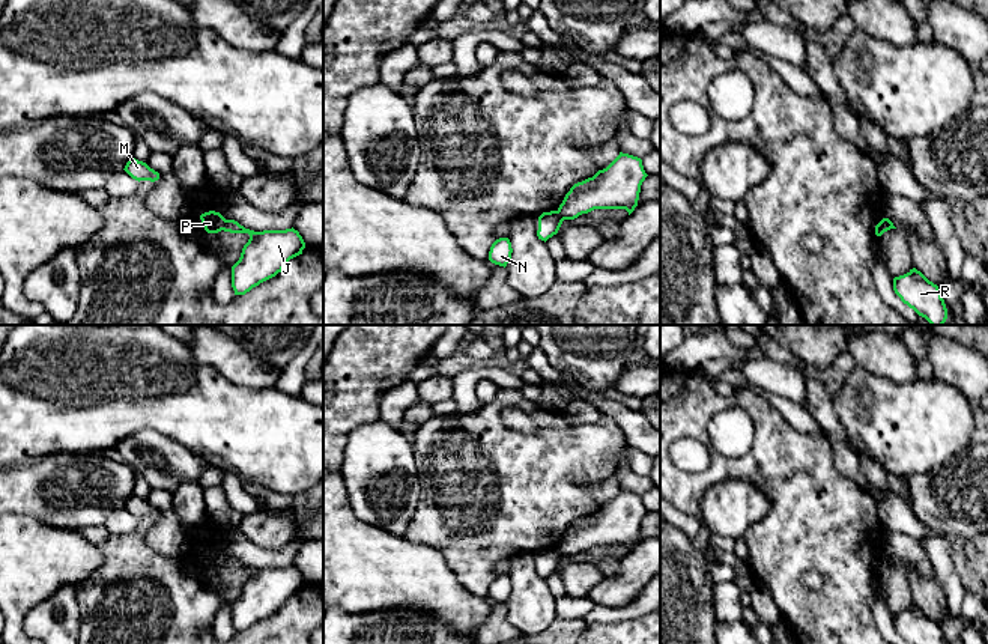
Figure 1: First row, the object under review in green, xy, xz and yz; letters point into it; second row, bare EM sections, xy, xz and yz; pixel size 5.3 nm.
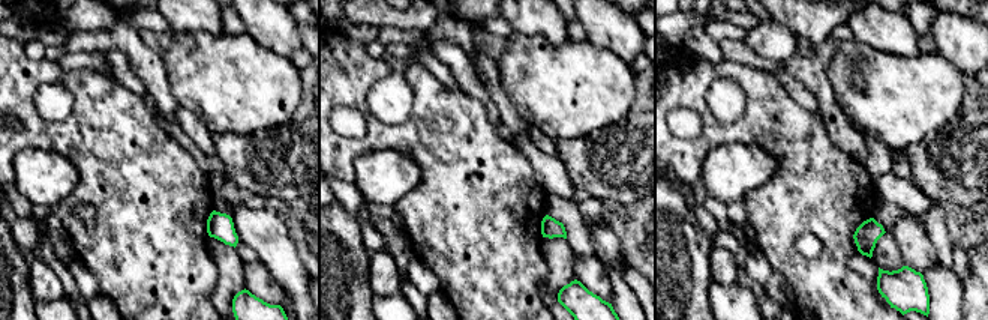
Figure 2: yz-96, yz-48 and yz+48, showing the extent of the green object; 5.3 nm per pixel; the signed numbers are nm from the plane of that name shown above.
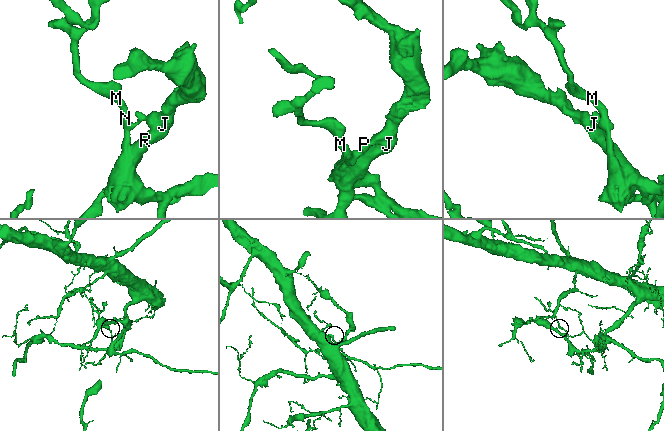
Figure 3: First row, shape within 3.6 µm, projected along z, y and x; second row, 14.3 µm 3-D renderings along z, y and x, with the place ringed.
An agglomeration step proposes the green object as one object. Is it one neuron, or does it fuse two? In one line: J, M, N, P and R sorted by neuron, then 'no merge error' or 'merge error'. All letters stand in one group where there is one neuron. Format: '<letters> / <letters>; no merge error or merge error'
J R / M N P; merge error

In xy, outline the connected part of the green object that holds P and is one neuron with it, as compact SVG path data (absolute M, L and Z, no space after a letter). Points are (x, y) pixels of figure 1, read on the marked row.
M209 211L200 215L200 220L203 223L203 227L208 233L218 233L224 229L226 226L226 218L215 211Z

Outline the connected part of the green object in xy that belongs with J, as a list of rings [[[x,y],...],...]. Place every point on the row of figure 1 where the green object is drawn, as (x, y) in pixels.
[[[227,220],[223,230],[250,235],[239,260],[232,266],[235,295],[245,295],[253,287],[275,277],[290,259],[302,254],[305,248],[302,236],[293,227],[254,232],[235,220]]]

